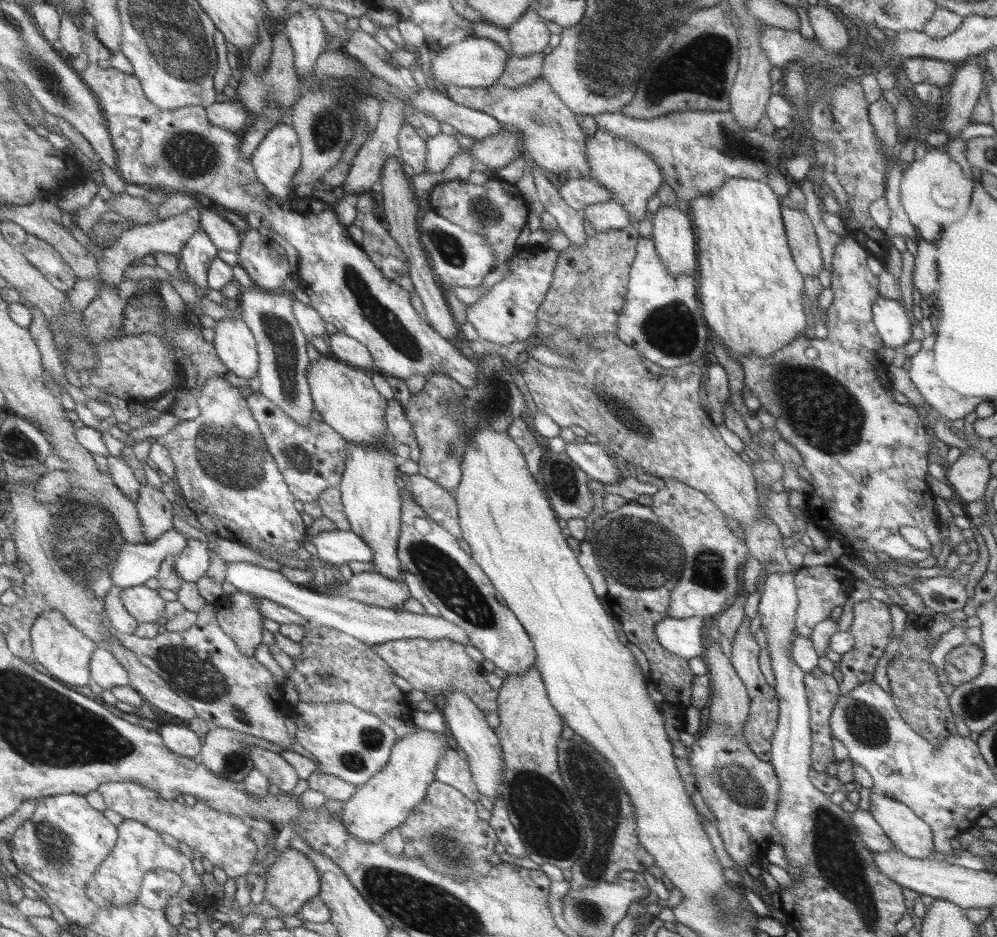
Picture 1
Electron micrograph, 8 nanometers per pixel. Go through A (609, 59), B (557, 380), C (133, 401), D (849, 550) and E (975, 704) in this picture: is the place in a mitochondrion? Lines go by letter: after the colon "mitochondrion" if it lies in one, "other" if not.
A: mitochondrion
B: other
C: other
D: other
E: mitochondrion

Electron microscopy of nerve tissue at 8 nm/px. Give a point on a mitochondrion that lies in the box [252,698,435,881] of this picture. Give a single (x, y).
(372, 738)

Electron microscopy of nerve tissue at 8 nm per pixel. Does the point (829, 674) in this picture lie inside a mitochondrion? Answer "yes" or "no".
no

